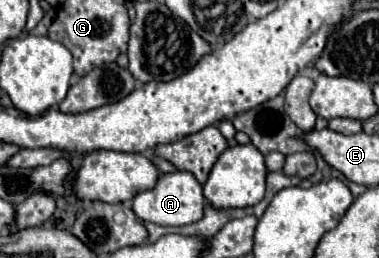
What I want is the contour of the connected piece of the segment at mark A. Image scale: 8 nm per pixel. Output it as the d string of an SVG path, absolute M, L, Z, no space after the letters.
M174 171L158 177L158 183L150 191L142 191L132 201L132 211L142 221L152 221L158 225L188 225L202 217L204 195L202 185L188 171Z

